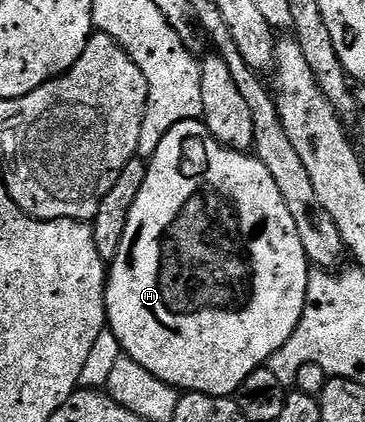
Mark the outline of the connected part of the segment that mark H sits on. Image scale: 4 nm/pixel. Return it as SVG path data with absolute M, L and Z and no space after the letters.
M204 120L175 123L175 127L163 135L159 147L148 158L147 164L147 179L143 179L143 187L139 190L139 199L135 199L135 207L131 207L131 215L127 215L127 231L123 231L123 243L119 243L119 251L107 269L107 327L115 339L119 339L122 354L135 359L141 367L147 367L147 371L151 371L151 375L157 379L163 379L163 383L173 385L185 393L232 398L243 379L247 379L251 371L262 368L291 339L296 325L300 323L307 299L307 279L311 272L309 257L299 241L298 228L287 209L287 203L283 203L283 194L275 179L271 179L271 171L263 167L256 155L240 153L221 145L211 135Z

